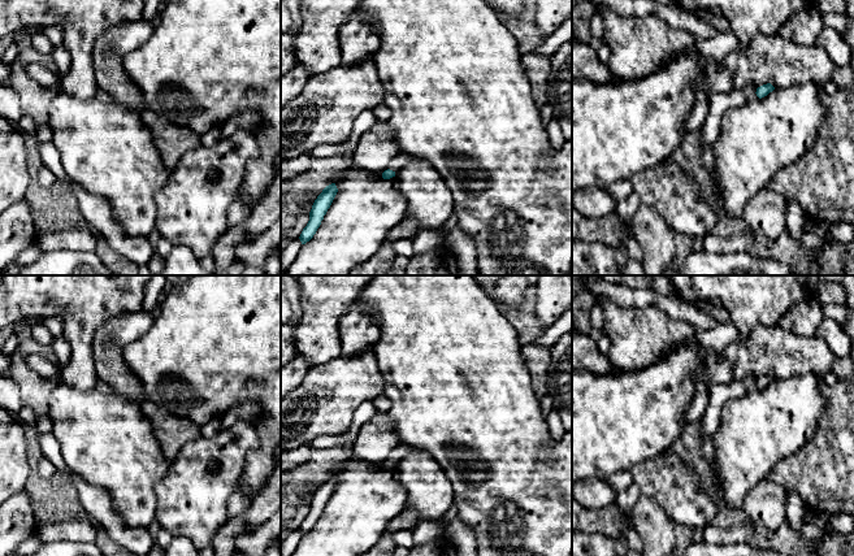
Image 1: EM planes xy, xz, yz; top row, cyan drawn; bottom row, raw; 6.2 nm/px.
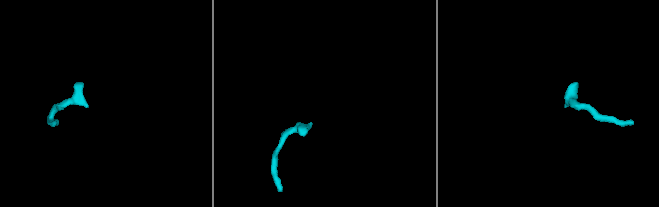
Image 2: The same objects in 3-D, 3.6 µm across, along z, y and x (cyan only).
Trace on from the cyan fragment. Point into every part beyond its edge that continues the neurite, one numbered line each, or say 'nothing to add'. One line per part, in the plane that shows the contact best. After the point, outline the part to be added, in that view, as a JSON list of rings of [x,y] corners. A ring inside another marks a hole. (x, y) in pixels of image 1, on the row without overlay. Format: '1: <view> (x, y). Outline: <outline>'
1: xz (401, 451). Outline: [[[400,443],[394,449],[391,449],[389,460],[396,464],[399,460],[404,459],[412,451],[415,451],[413,447]]]

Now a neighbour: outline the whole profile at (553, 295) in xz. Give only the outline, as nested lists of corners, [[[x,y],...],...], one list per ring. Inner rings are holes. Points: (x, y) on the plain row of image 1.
[[[539,275],[530,307],[541,326],[552,325],[572,305],[572,275]]]

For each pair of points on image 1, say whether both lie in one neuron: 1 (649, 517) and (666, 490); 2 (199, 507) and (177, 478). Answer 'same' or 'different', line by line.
1: different
2: same

